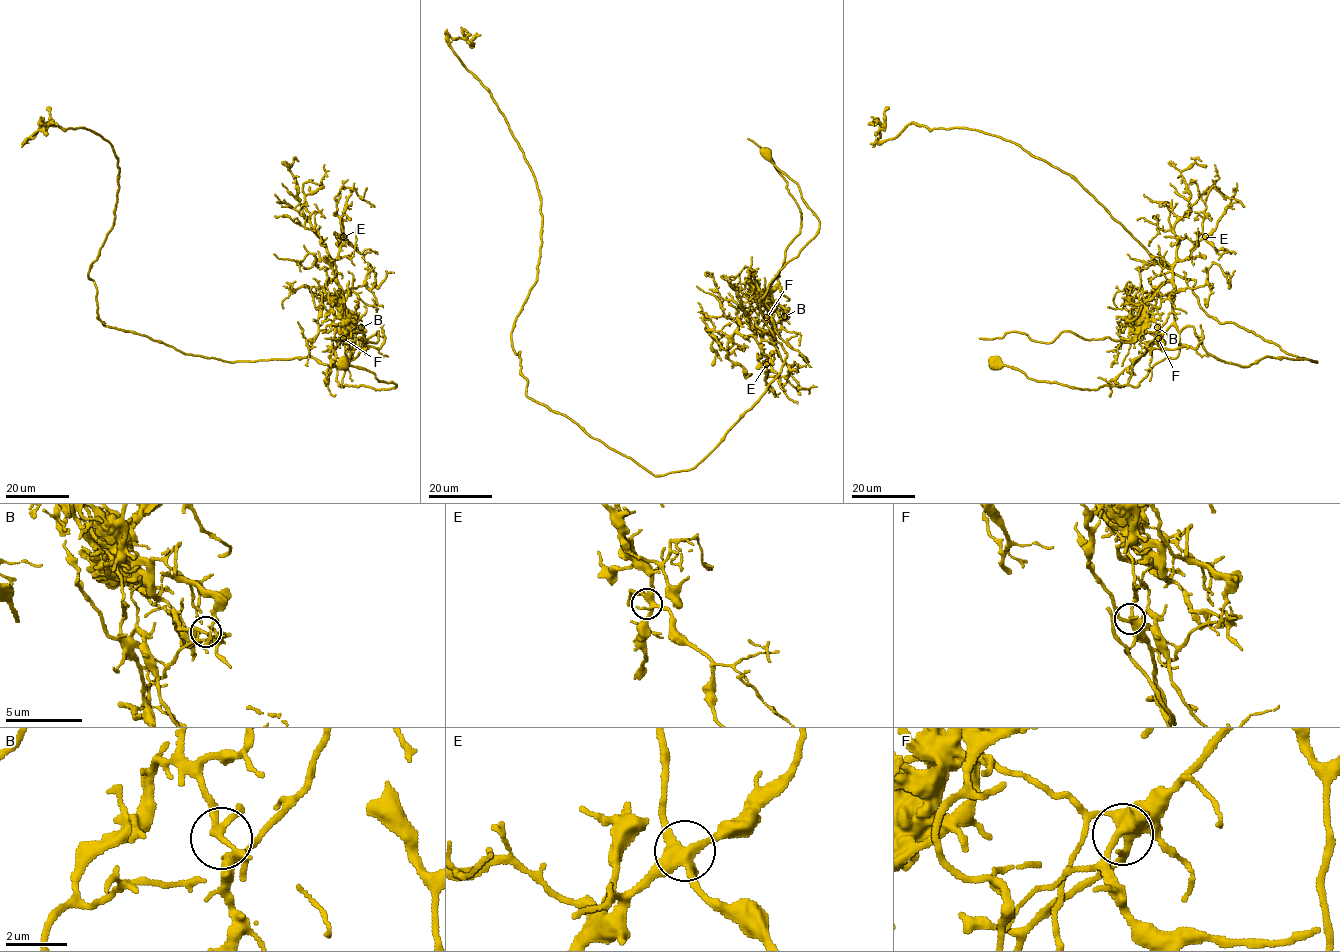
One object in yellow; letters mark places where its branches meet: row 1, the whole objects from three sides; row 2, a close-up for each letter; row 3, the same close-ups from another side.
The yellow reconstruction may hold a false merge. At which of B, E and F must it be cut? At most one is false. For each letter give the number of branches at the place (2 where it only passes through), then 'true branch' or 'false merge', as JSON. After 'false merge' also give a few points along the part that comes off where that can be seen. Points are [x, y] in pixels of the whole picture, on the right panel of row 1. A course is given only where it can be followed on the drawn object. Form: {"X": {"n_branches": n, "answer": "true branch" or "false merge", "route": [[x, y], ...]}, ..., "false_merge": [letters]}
{"B": {"n_branches": 6, "answer": "false merge", "route": [[1157, 327], [1151, 319], [1128, 342], [1085, 339], [1069, 331], [1044, 343], [1017, 332], [979, 338]]}, "E": {"n_branches": 5, "answer": "true branch"}, "F": {"n_branches": 4, "answer": "true branch"}, "false_merge": ["B"]}

